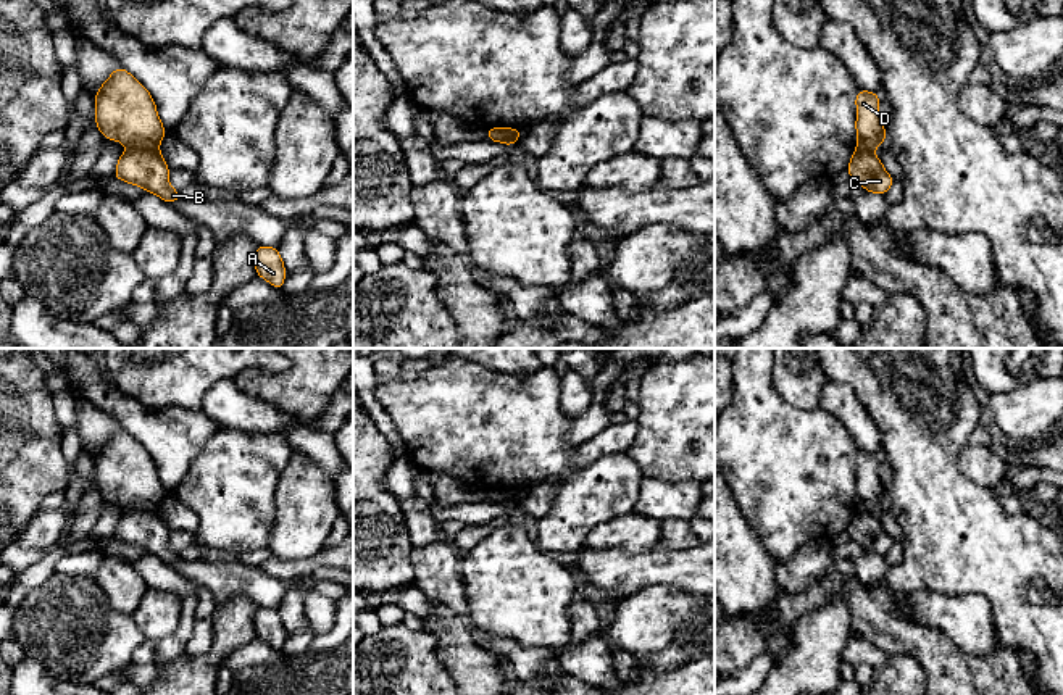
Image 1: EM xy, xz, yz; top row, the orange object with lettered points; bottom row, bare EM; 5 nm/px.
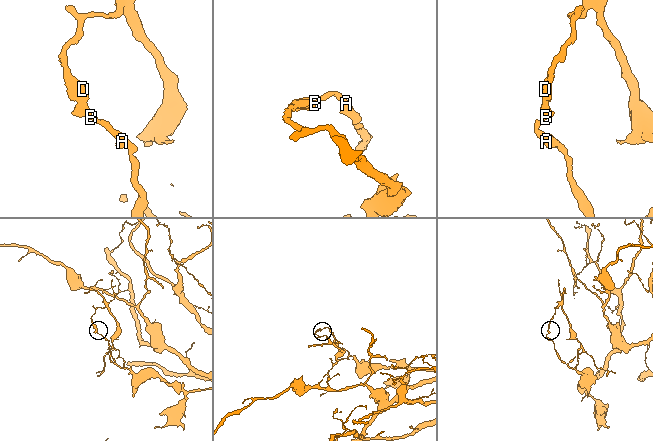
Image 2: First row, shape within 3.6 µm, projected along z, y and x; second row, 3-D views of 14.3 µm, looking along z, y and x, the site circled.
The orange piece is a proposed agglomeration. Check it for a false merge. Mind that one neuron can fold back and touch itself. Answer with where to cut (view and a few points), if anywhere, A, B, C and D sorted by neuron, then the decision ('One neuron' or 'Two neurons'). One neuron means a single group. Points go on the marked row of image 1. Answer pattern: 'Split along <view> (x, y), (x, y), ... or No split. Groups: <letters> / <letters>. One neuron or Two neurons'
Split along xy (129, 145), (157, 149). Groups: A B C / D. Two neurons

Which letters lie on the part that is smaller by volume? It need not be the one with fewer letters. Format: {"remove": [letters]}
{"remove": ["D"]}

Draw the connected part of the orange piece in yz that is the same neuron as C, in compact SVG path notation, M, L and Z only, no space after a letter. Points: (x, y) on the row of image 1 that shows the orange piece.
M860 145L853 152L847 171L850 179L861 184L866 192L884 195L894 182L881 160L871 150Z

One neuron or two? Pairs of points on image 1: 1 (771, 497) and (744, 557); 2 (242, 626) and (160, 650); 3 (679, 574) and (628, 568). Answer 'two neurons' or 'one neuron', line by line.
1: two neurons
2: two neurons
3: one neuron

